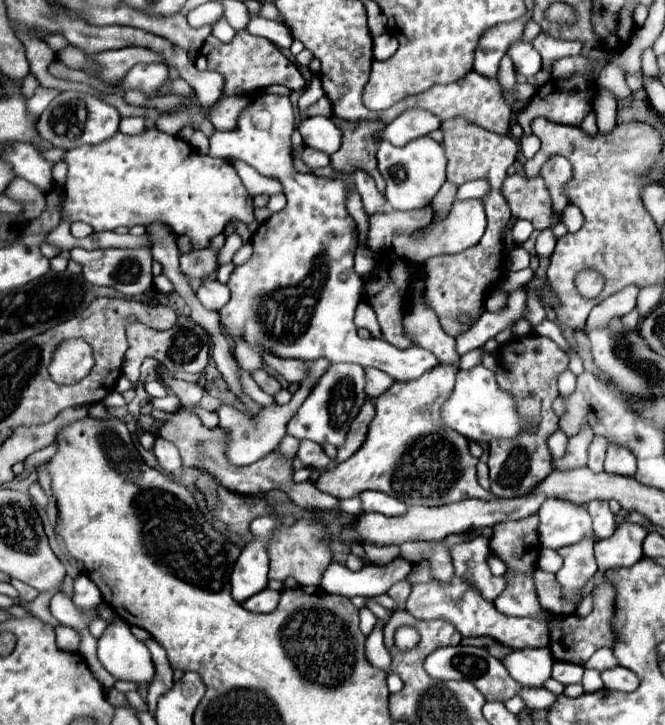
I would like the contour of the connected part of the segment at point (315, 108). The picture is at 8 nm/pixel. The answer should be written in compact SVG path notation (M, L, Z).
M327 96L319 98L319 102L315 102L313 106L309 106L305 114L307 114L307 116L327 116L327 118L331 118L333 110L331 110L331 104L329 104Z

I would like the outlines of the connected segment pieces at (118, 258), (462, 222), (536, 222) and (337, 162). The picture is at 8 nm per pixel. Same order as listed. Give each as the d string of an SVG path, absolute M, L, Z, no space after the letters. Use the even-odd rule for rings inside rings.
M73 248L71 258L81 264L85 280L89 280L95 286L111 286L123 296L139 296L153 284L151 274L151 248L99 248L99 250L85 250L85 248Z
M455 200L447 220L439 224L429 224L425 230L425 236L415 240L411 234L407 236L395 236L393 240L393 250L401 260L413 262L413 264L423 264L425 260L439 256L439 254L457 254L463 252L465 248L477 244L483 236L483 202L481 200Z
M507 176L501 186L501 194L511 208L511 214L529 220L537 230L545 230L561 222L561 216L551 208L549 192L541 176L537 180Z
M337 116L335 124L343 132L343 144L341 148L331 156L331 168L335 172L353 174L355 170L365 170L375 178L377 188L383 192L386 182L377 169L376 152L379 146L378 140L373 140L373 132L379 132L385 124L381 120L367 120L367 122L347 122Z

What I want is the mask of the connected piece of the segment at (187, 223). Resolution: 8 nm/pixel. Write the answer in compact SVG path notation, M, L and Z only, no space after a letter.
M149 128L141 136L127 136L117 132L103 144L81 146L67 152L65 162L69 166L67 184L65 184L65 204L63 216L69 216L71 222L87 222L95 232L115 230L119 226L147 226L151 222L165 222L173 228L175 234L189 234L197 248L205 248L217 232L223 232L231 218L239 218L249 224L253 216L253 198L247 194L237 170L227 160L211 158L199 154L187 140L179 136L169 136L157 128Z

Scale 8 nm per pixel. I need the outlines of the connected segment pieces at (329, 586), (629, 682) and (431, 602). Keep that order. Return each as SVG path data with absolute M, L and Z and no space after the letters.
M397 558L391 564L367 564L359 572L351 572L339 562L331 562L321 578L321 588L329 594L341 596L379 596L385 594L395 582L405 580L411 572L411 562Z
M615 666L611 670L603 670L601 672L601 678L603 678L607 690L633 692L633 690L639 688L639 678L631 670L627 670L623 666Z
M453 576L451 582L431 580L427 584L413 584L407 598L407 612L419 620L441 618L451 622L461 636L491 636L503 646L511 648L543 648L549 646L549 626L541 618L513 618L501 614L493 602L485 600L479 590L467 580Z

